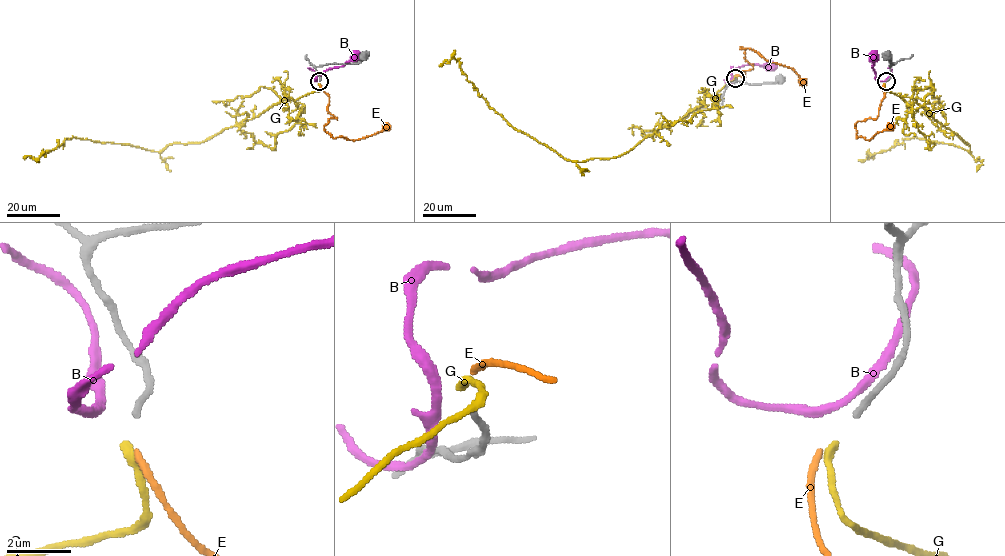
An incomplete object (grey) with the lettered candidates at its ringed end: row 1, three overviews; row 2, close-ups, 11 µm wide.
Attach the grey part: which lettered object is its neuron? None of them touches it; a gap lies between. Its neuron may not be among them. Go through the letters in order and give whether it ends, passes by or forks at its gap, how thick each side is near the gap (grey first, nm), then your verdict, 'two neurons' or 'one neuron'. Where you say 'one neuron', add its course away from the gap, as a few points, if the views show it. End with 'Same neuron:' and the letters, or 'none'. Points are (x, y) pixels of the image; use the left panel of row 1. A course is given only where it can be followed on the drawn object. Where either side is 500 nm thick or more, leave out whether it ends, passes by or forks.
B: it forks | 200/220 nm | two neurons
E: it ends | 200/200 nm | two neurons
G: it ends | 200/260 nm | one neuron | via (318, 83), (318, 91), (295, 101), (285, 98), (204, 141), (151, 151), (74, 136), (35, 159), (23, 158)
Same neuron: G

